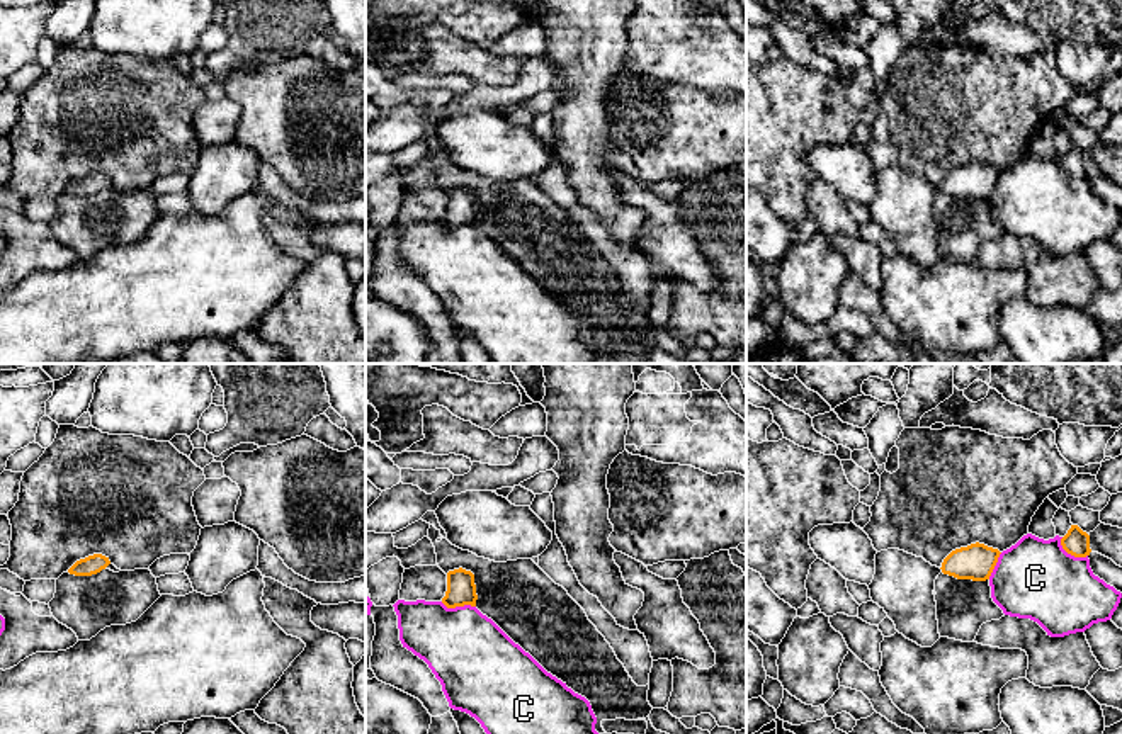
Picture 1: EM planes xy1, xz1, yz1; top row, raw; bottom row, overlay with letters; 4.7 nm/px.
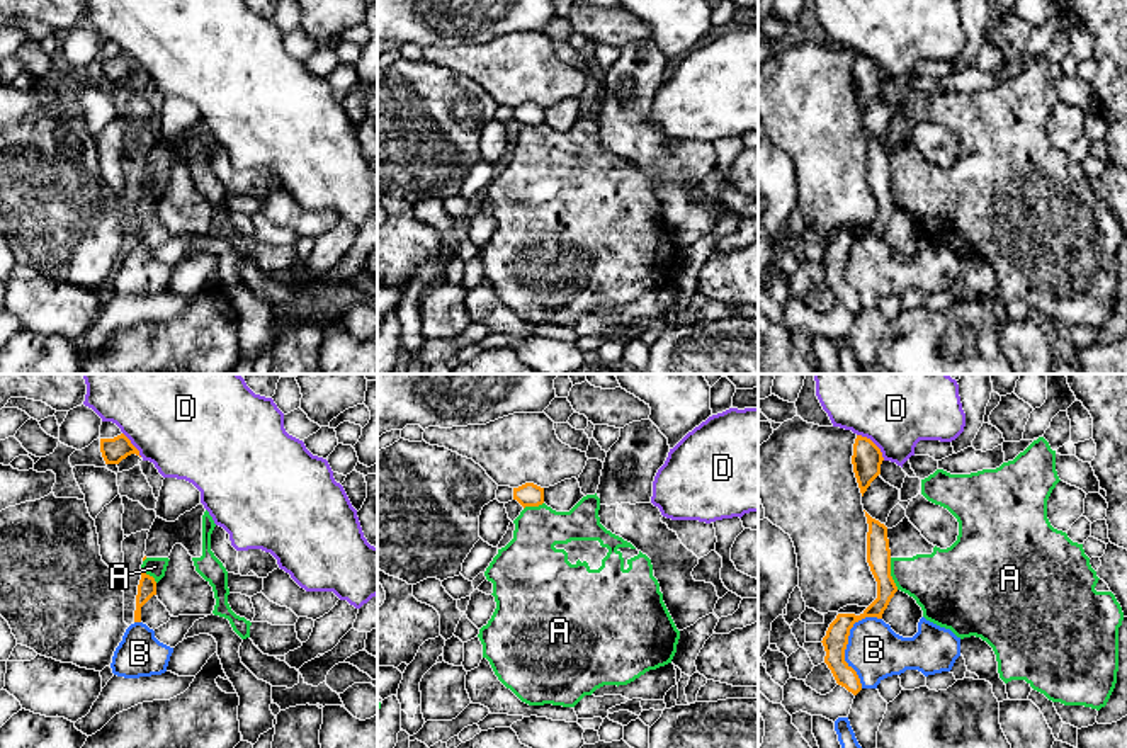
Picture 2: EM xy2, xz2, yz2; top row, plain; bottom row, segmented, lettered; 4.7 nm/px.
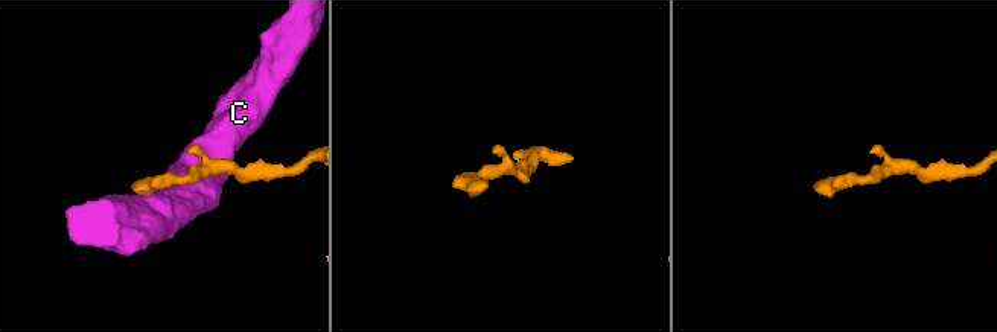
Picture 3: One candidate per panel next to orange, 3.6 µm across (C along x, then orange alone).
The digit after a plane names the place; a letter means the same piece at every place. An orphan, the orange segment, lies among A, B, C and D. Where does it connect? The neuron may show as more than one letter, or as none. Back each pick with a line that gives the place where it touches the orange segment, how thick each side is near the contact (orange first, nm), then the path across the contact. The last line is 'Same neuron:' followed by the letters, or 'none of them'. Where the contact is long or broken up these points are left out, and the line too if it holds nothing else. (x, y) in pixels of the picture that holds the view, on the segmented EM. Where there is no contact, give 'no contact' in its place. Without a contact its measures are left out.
Same neuron: none of them

